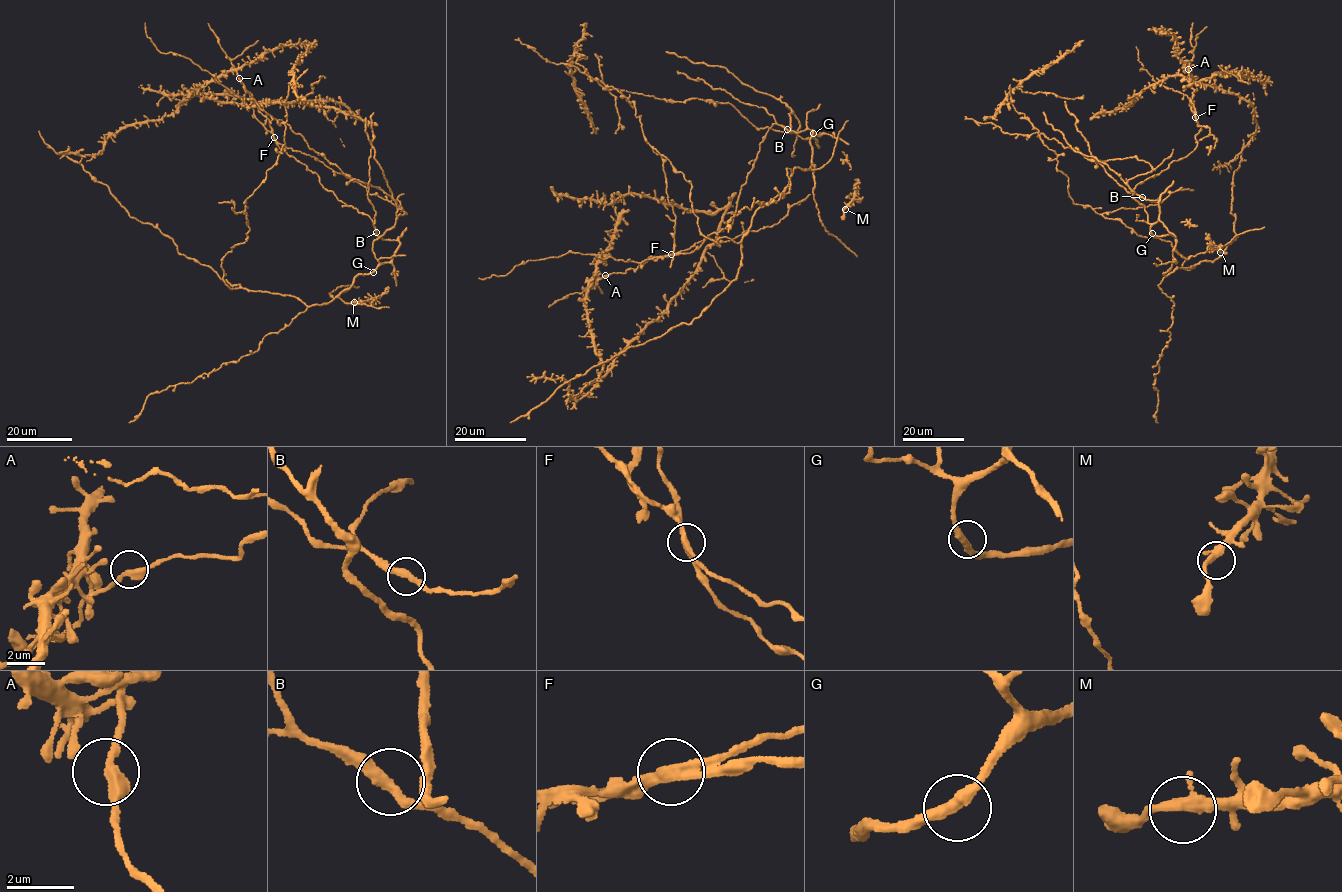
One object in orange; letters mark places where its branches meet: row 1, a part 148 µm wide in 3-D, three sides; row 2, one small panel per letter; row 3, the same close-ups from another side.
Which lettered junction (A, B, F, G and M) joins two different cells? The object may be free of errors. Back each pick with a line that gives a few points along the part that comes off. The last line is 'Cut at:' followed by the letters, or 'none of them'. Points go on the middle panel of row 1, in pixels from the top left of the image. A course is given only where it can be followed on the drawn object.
F: Course of the part to remove: (671, 254), (635, 262), (568, 252), (560, 256), (522, 262), (504, 276), (478, 278)
Cut at: F

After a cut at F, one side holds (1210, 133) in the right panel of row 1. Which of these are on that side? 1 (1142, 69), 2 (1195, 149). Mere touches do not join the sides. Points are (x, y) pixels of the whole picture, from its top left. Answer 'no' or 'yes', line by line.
1: yes
2: no

